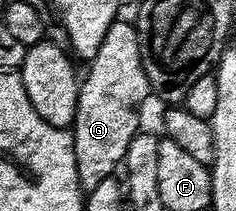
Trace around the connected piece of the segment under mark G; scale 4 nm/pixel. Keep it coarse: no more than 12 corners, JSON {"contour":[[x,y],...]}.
{"contour":[[115,21],[72,124],[83,192],[123,166],[151,98],[138,29]]}

